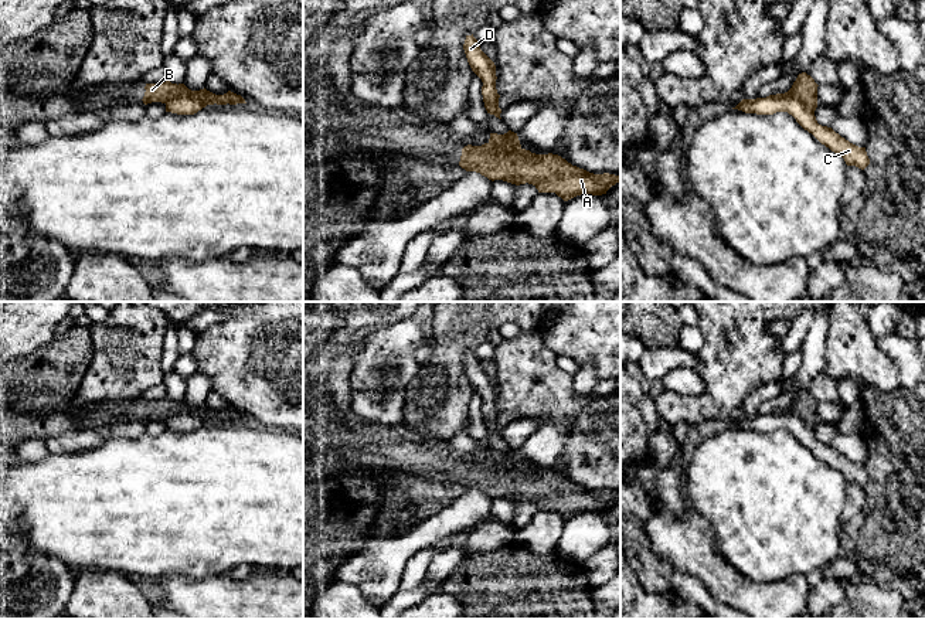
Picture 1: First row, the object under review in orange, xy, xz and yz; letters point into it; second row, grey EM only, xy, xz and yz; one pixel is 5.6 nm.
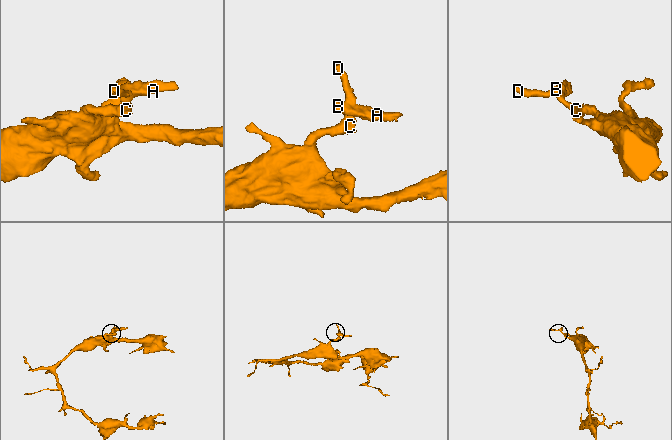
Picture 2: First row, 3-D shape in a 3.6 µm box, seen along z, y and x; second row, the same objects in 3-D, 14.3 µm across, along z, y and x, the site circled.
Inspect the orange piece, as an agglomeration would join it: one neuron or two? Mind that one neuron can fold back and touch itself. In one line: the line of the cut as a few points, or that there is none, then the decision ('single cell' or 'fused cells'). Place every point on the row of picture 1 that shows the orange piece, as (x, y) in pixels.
cut in xy along (166, 102), (177, 97), (196, 97), (206, 105); fused cells

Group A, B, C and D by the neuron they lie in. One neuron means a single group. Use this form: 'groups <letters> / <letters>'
groups A B / C D

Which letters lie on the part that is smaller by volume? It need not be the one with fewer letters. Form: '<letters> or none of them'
A, B

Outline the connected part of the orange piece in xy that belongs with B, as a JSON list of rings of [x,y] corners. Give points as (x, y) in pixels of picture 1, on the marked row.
[[[166,81],[163,84],[146,84],[144,89],[146,92],[142,99],[144,105],[152,103],[152,102],[167,103],[169,101],[177,96],[194,96],[203,101],[205,105],[246,103],[241,95],[237,95],[231,91],[228,91],[224,95],[215,95],[207,91],[205,88],[200,91],[191,91],[184,84],[177,85],[177,84],[171,84],[170,81]]]

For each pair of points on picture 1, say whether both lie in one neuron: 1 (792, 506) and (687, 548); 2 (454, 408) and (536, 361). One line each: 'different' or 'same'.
1: different
2: different

